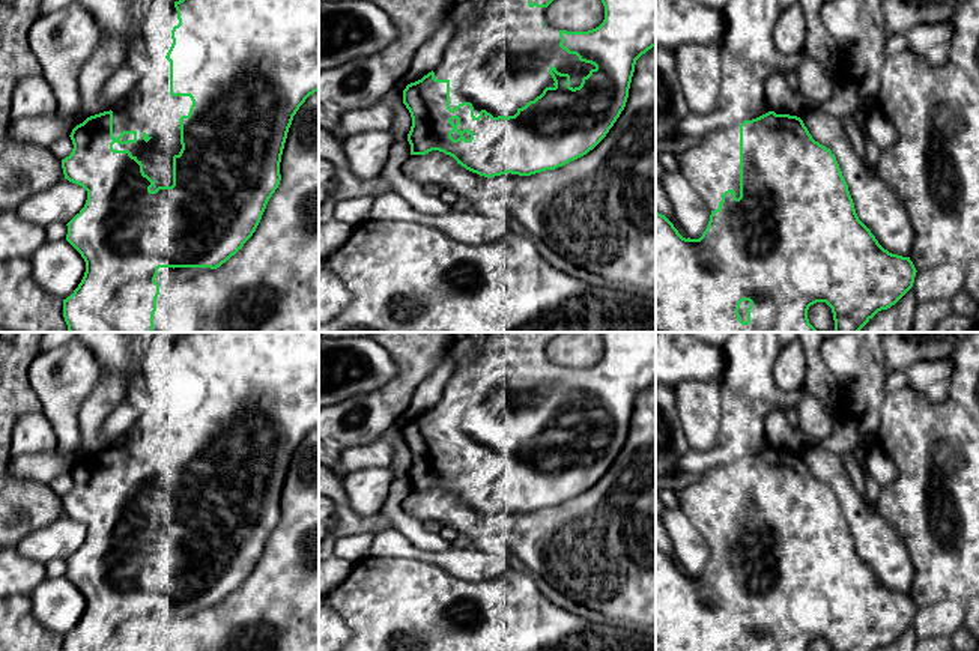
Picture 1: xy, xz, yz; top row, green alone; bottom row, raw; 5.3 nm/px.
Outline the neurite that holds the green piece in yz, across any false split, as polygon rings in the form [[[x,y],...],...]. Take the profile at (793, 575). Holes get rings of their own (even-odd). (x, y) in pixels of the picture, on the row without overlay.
[[[774,450],[744,457],[738,465],[725,471],[704,472],[699,483],[677,493],[681,511],[695,525],[711,547],[708,562],[699,576],[683,574],[674,561],[656,547],[656,651],[808,651],[811,642],[826,639],[833,651],[877,651],[895,642],[911,624],[916,604],[910,594],[884,586],[871,567],[859,556],[848,522],[842,513],[836,493],[830,486],[812,475],[802,453]]]

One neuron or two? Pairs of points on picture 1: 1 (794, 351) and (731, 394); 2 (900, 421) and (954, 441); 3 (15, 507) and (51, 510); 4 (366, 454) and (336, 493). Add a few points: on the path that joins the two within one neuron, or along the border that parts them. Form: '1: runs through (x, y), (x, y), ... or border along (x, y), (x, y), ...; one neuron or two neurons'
1: border along (773, 361), (779, 388), (794, 391), (803, 384); two neurons
2: runs through (913, 430), (927, 441), (940, 441); one neuron
3: runs through (24, 507), (42, 507); one neuron
4: border along (334, 471), (340, 478); two neurons

